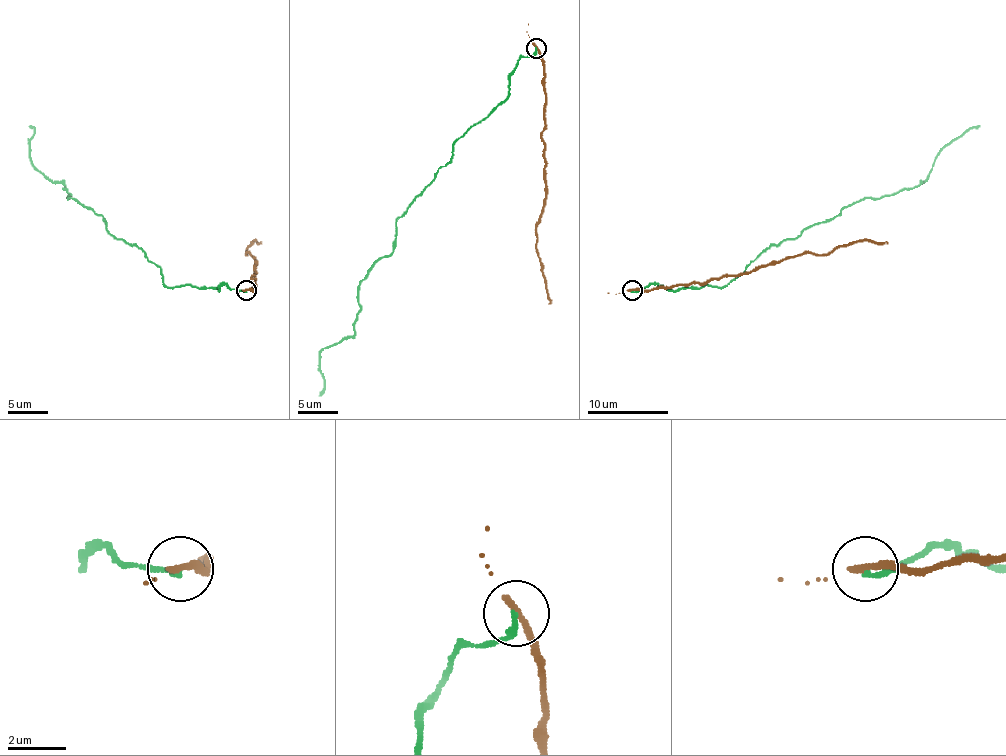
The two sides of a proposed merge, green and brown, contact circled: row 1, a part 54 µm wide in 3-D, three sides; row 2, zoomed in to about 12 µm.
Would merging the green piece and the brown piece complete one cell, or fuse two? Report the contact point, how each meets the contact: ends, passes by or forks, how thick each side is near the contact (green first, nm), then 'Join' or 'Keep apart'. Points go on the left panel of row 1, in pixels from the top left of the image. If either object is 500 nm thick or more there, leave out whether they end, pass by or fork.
Place: (246, 290). At the ring green ends. At the ring brown ends. Thickness 180 nm (green) against 260 nm. Keep apart

